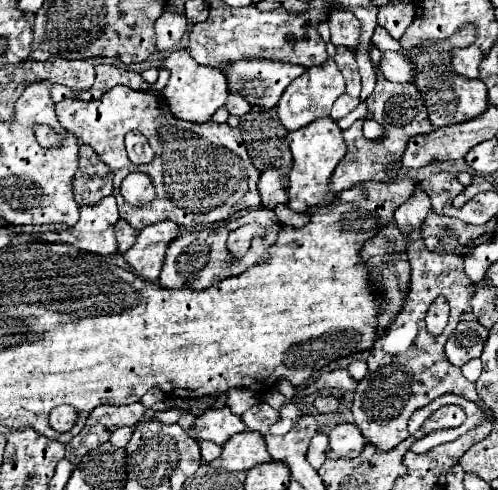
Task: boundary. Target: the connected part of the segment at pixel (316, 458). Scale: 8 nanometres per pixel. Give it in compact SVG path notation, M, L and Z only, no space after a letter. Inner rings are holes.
M317 432L317 434L313 436L313 440L311 440L311 444L309 444L309 450L307 450L307 460L309 460L309 464L311 464L315 470L319 470L321 464L325 462L327 450L329 450L329 440L327 440L327 436L321 434L321 432Z

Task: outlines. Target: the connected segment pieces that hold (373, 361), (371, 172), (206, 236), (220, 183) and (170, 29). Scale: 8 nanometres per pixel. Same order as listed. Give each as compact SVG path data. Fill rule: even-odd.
M413 236L411 238L411 244L409 244L409 262L411 262L411 288L409 288L409 296L407 296L407 302L401 310L401 314L389 324L389 328L385 330L385 334L375 342L375 346L371 348L371 354L367 358L367 364L369 364L369 372L367 376L359 382L357 390L355 390L355 398L353 398L353 416L355 416L355 424L361 428L361 434L365 436L365 440L369 444L375 444L379 450L389 450L393 446L397 446L401 440L407 438L407 420L409 416L429 404L433 398L441 396L441 394L447 394L447 392L453 392L453 394L461 394L465 396L467 400L473 400L473 402L479 402L479 396L475 392L475 384L469 382L463 374L461 374L461 368L453 366L445 352L443 352L443 346L445 346L445 340L449 338L449 334L453 332L453 328L459 324L459 316L469 308L469 298L471 298L471 288L473 288L473 282L467 278L467 274L463 272L463 256L455 256L455 254L433 254L425 248L421 236ZM443 294L449 304L451 304L451 314L449 314L449 324L447 328L443 330L441 336L431 336L425 328L425 312L429 308L429 304L439 296Z
M383 78L381 84L375 86L373 94L367 98L367 118L379 122L385 130L383 138L377 142L369 142L361 138L361 124L353 124L347 132L343 132L345 144L347 144L347 154L345 160L335 168L333 178L331 178L331 192L341 192L341 188L351 188L353 184L375 180L375 182L391 182L395 174L387 174L389 162L395 162L401 158L407 142L415 134L427 134L433 132L433 124L427 118L425 104L421 100L419 90L409 82L409 84L395 84Z
M257 208L257 210L249 210L241 218L229 220L227 224L219 226L217 230L213 228L213 230L203 230L203 232L181 232L167 246L165 264L163 264L163 270L161 270L161 276L159 276L159 284L165 286L165 288L181 288L183 286L183 288L193 288L193 290L203 290L203 288L213 286L217 280L241 274L245 268L249 268L249 266L253 266L253 264L257 264L261 260L267 260L267 256L263 252L265 252L265 248L269 244L273 244L279 226L281 224L279 224L273 210ZM249 222L261 224L265 228L265 236L255 236L255 244L251 244L249 252L243 258L233 258L231 252L225 246L227 236L229 236L231 230L235 230L235 228L239 228L243 224L249 224Z
M115 86L113 90L105 92L99 100L89 100L89 102L73 100L73 98L61 100L55 104L55 112L57 112L61 126L67 128L67 132L71 132L73 136L77 136L83 144L91 146L99 154L99 158L113 170L115 177L112 194L119 206L119 216L133 230L141 230L149 224L157 224L157 222L165 222L165 220L171 220L175 224L183 224L191 230L197 230L203 226L211 226L219 220L225 220L239 210L261 206L261 196L257 192L257 180L259 180L261 172L253 166L239 128L231 128L229 124L217 124L217 122L205 122L205 124L183 122L179 118L173 118L163 96L149 94L149 92L145 94L141 90L133 90L127 86ZM131 130L141 130L141 134L147 136L147 140L155 152L153 162L139 164L139 166L131 164L131 160L125 152L125 146L123 146L123 136ZM131 172L147 172L155 184L155 194L157 194L155 200L141 208L129 206L121 196L121 182Z
M167 2L165 12L155 22L157 52L159 52L159 56L167 54L169 48L173 48L183 38L185 32L187 32L187 18L185 18L185 14L177 14L173 10L173 4Z

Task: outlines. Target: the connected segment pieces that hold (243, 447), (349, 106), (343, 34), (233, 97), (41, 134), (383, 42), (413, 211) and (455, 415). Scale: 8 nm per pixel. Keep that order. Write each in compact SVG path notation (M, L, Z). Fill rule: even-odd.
M241 432L223 444L223 452L209 462L209 466L215 470L249 470L255 464L269 460L271 456L263 438L257 436L257 432Z
M341 94L341 96L337 98L337 102L333 104L333 108L331 108L331 118L333 118L333 120L339 120L339 118L347 116L351 110L357 108L357 104L359 104L359 98L351 98L351 96L347 96L347 94Z
M335 8L329 16L329 26L331 26L331 42L335 46L347 46L347 48L357 48L359 42L359 20L355 18L353 12Z
M231 92L231 94L227 96L225 108L227 108L229 114L233 114L233 116L243 116L243 114L247 114L247 112L251 110L251 104L249 104L241 94Z
M39 126L39 128L35 130L35 134L37 134L37 142L39 142L41 146L45 146L45 148L57 146L59 140L61 140L61 138L59 138L51 128L47 128L47 126Z
M381 26L375 28L375 34L373 34L373 46L379 48L379 50L383 50L383 52L385 52L385 50L401 50L399 42L393 40Z
M415 190L409 200L405 200L397 210L395 210L395 220L397 224L407 232L407 230L419 230L419 226L423 224L427 210L431 208L429 204L429 196L425 194L425 190Z
M457 404L441 406L439 412L435 412L435 428L455 428L465 422L465 412Z

